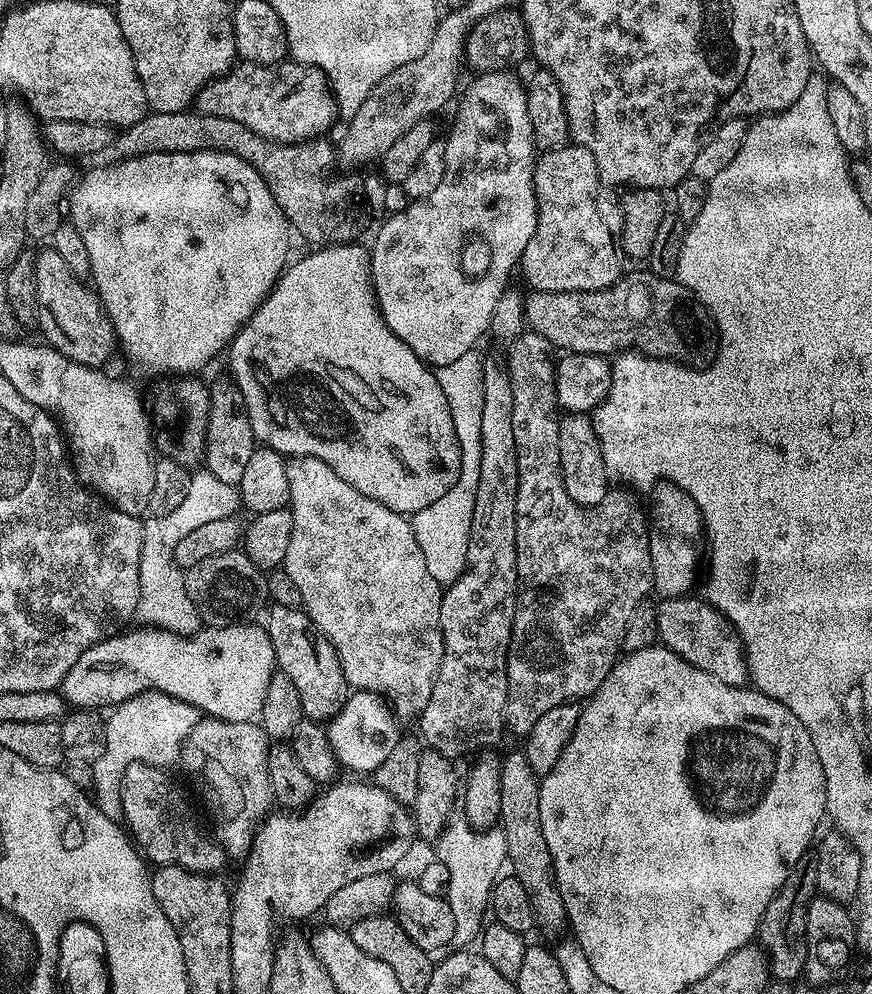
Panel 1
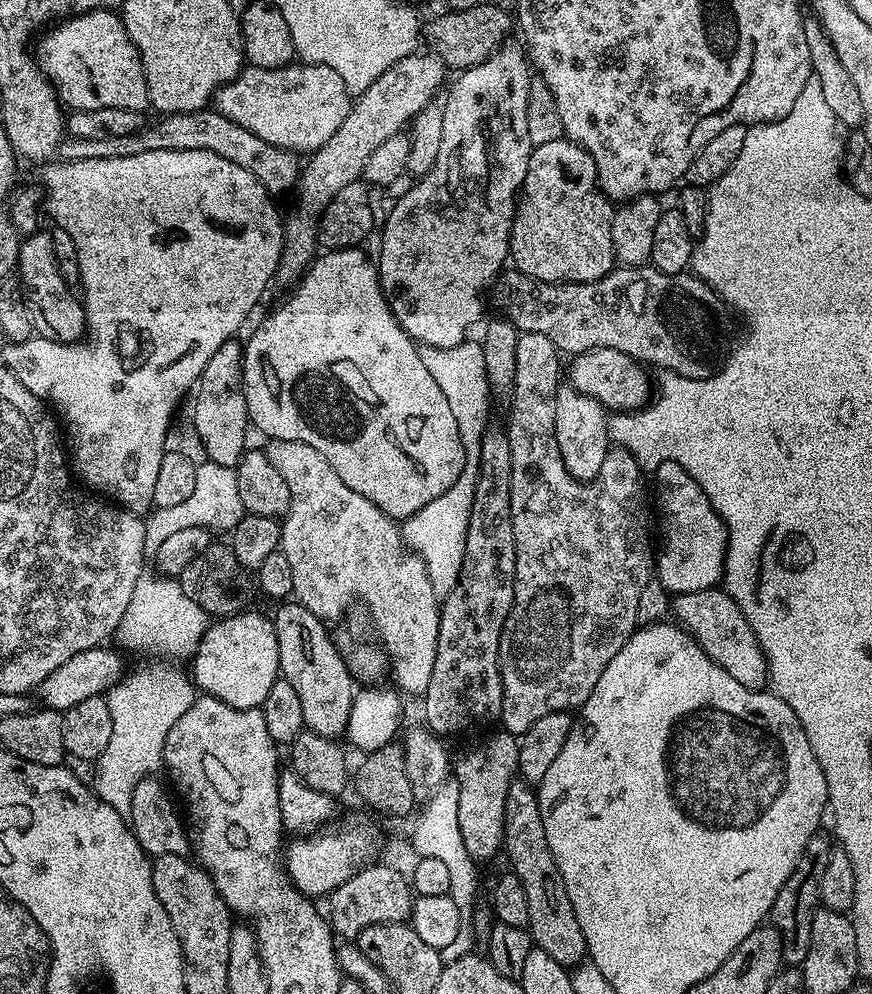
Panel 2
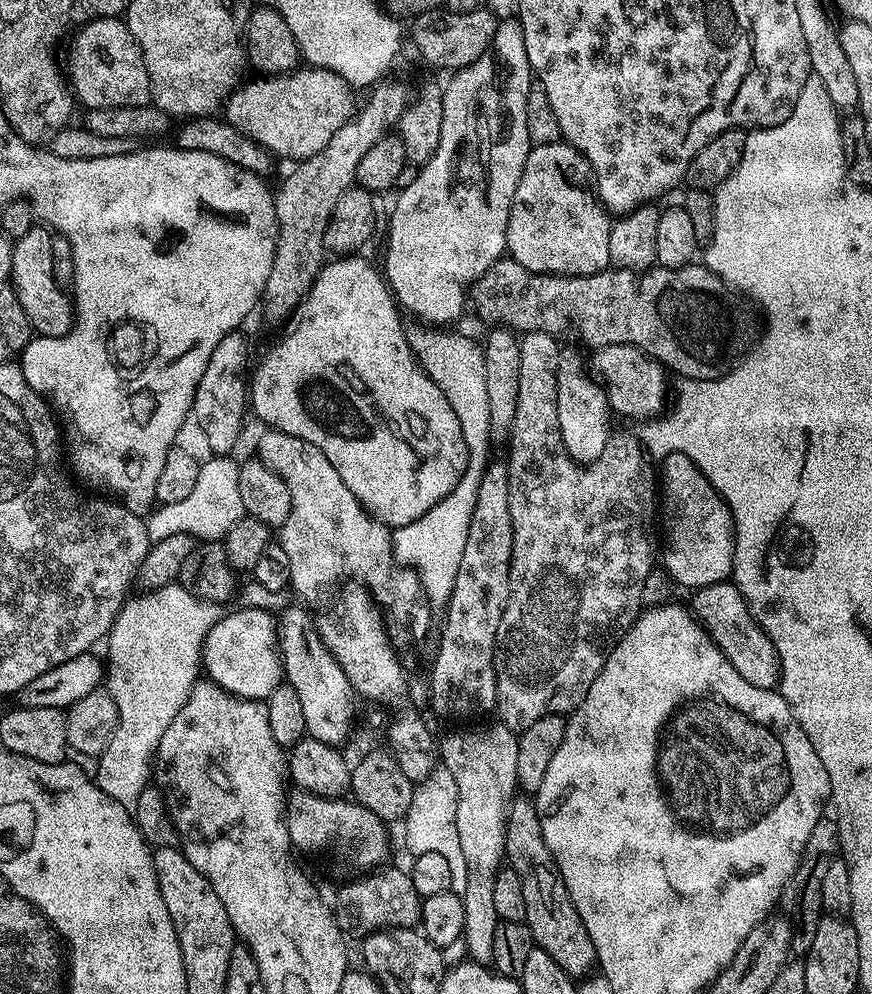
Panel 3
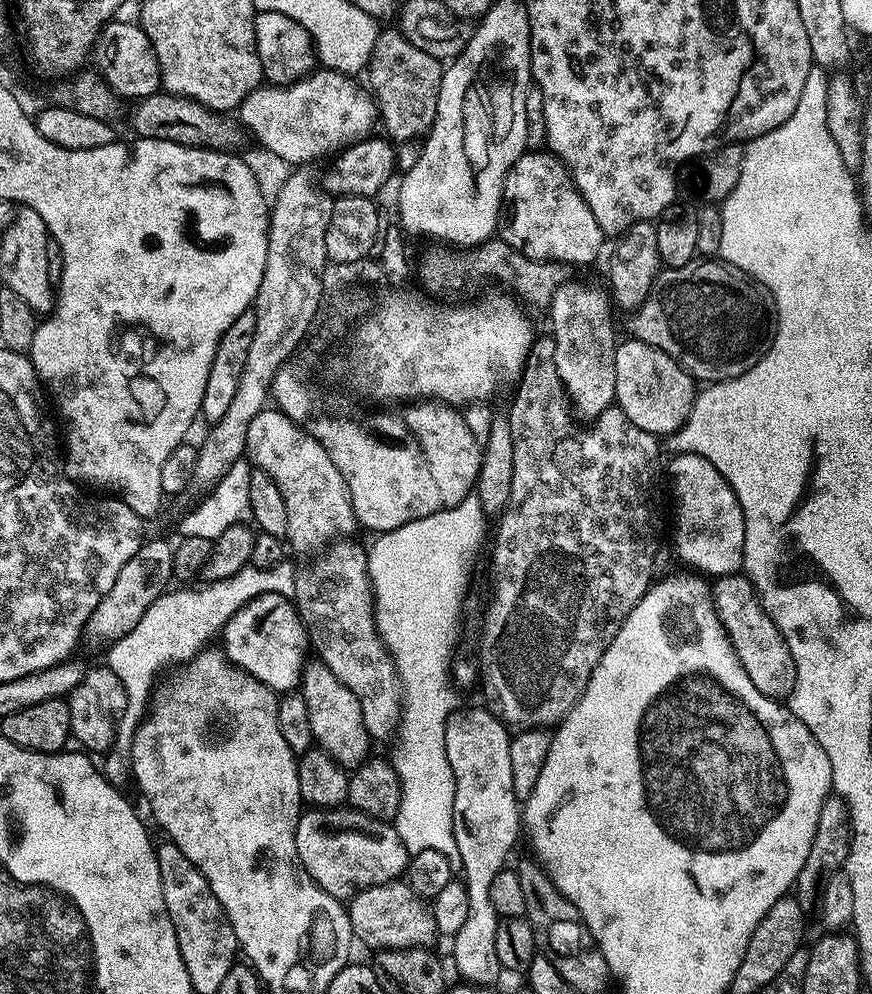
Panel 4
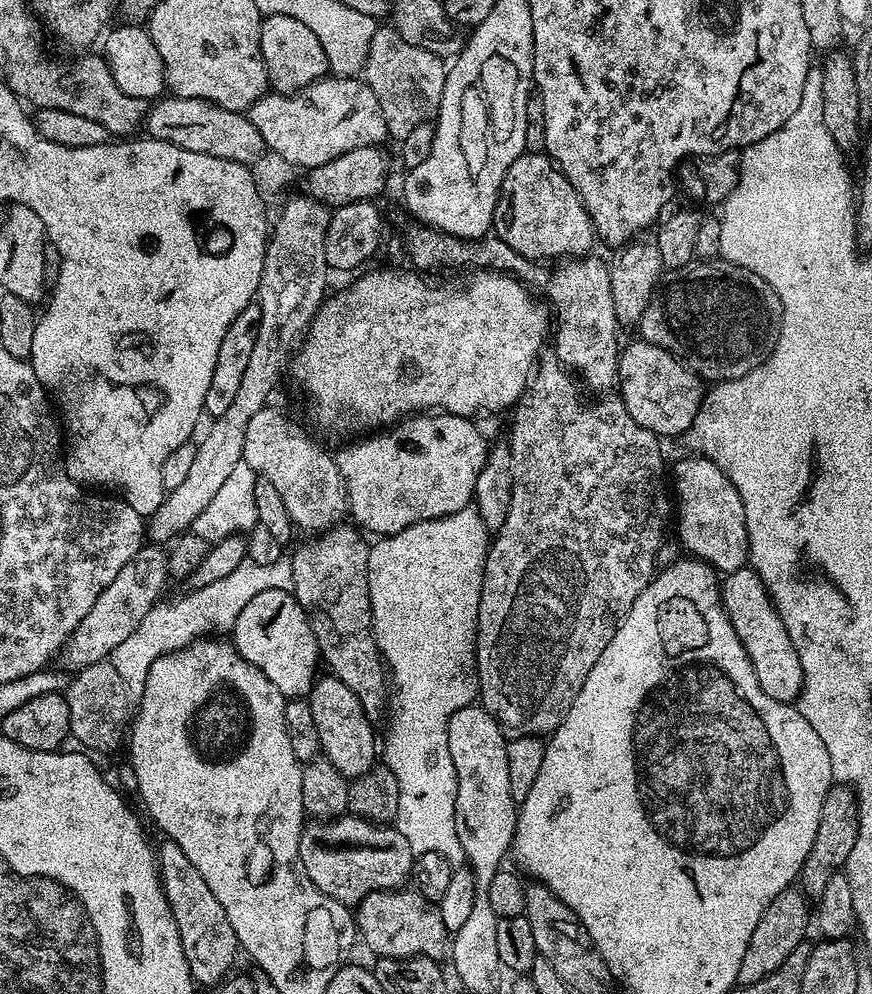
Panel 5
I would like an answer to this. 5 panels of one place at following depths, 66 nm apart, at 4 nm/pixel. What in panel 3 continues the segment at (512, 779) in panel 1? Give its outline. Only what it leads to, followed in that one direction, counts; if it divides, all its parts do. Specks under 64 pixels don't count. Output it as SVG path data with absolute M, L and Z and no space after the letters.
M516 798L509 806L504 855L507 867L512 868L522 882L523 901L526 902L523 921L532 932L535 947L546 950L546 954L550 954L550 958L554 958L568 976L587 977L597 967L594 942L590 942L590 934L586 934L586 926L582 926L582 918L578 910L574 910L574 902L570 902L570 894L556 870L546 838L542 838L542 824L531 799Z

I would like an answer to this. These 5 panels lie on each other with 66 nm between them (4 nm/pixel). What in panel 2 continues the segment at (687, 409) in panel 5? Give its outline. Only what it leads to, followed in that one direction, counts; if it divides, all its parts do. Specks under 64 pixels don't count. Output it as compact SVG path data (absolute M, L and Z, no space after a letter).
M589 348L586 352L573 355L571 360L572 365L569 368L567 365L566 368L567 379L579 392L594 398L605 409L615 410L617 413L635 412L653 399L654 384L653 381L652 384L648 381L649 369L622 350Z

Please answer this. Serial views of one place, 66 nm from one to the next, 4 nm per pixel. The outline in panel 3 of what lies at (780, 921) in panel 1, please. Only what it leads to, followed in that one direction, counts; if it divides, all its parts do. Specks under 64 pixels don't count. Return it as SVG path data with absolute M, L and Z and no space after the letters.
M821 818L818 826L810 830L810 838L806 838L804 852L800 856L800 864L794 870L790 882L784 888L782 897L782 912L788 917L792 924L792 951L796 954L803 954L810 950L810 942L814 942L814 930L818 930L818 922L822 919L822 877L830 867L830 862L834 862L841 855L840 850L840 831L836 828L835 819Z

